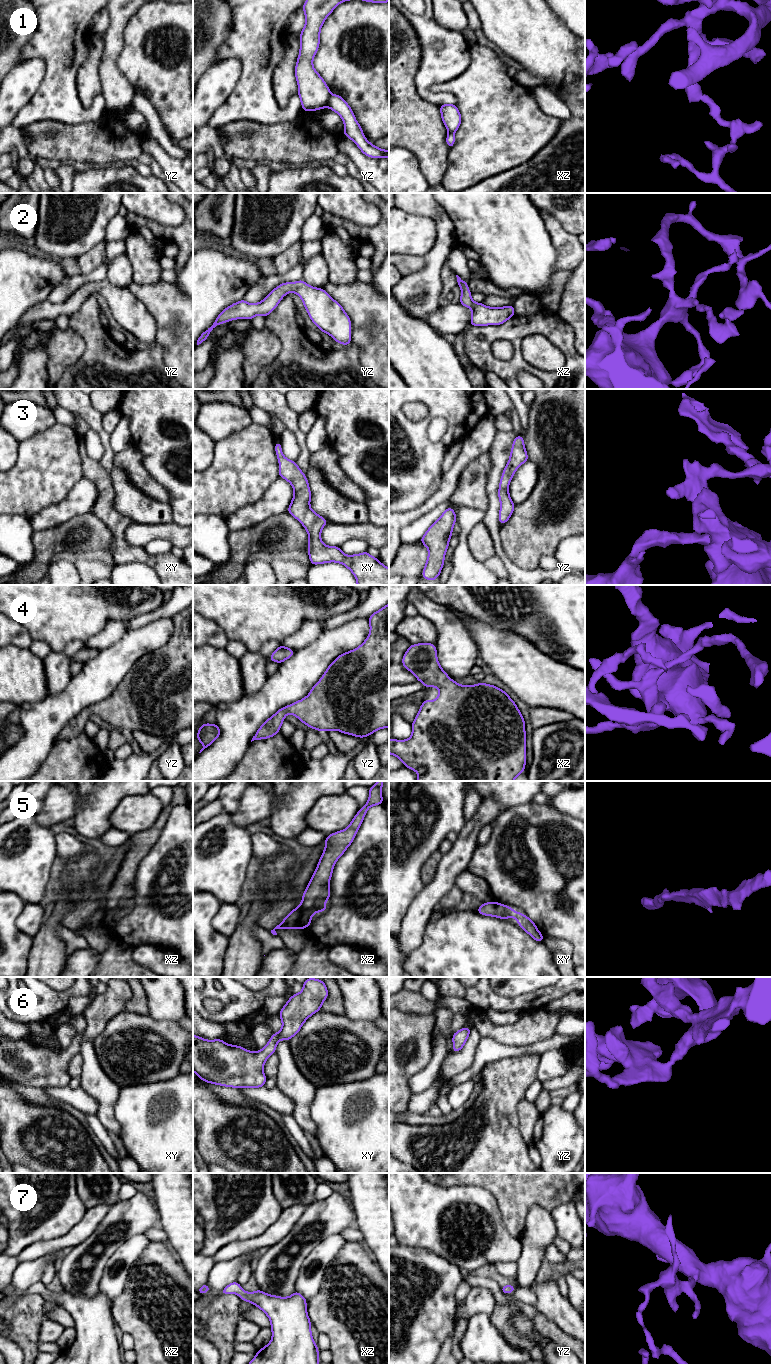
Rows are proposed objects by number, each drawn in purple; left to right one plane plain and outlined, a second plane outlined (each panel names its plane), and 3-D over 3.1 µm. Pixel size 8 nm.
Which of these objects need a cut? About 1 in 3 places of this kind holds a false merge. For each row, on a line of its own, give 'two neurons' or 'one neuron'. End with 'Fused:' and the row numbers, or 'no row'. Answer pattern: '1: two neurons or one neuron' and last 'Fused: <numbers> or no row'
1: two neurons
2: one neuron
3: one neuron
4: one neuron
5: one neuron
6: one neuron
7: one neuron
Fused: 1

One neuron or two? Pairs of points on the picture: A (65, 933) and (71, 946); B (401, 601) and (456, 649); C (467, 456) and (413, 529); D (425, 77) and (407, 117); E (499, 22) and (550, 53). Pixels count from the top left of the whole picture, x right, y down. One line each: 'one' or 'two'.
A: one
B: two
C: two
D: two
E: one

